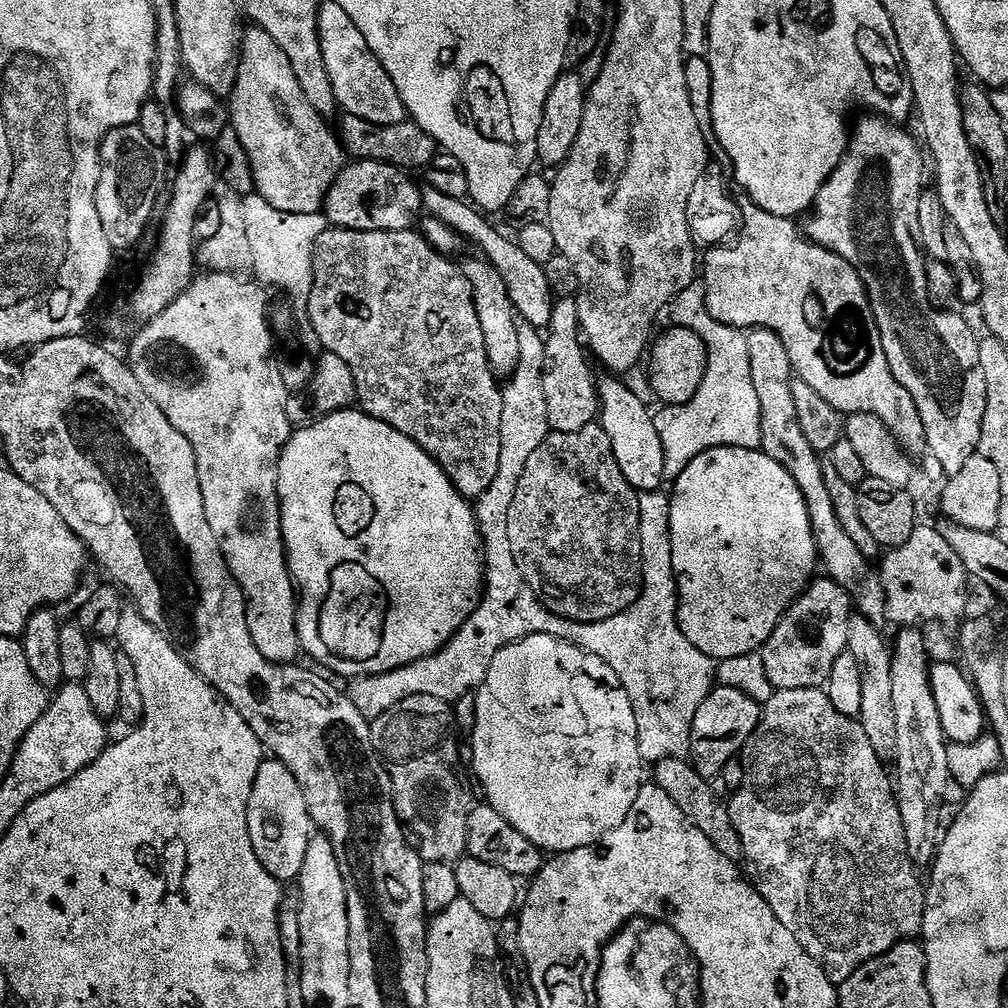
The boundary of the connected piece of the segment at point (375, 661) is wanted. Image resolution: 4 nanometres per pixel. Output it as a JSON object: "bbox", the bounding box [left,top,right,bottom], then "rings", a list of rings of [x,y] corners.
{"bbox":[276,410,484,678],"rings":[[[345,410],[335,412],[329,416],[321,416],[313,419],[313,424],[308,424],[305,428],[297,427],[288,438],[288,445],[280,450],[280,465],[276,467],[276,485],[278,486],[278,498],[280,499],[280,530],[284,535],[284,550],[288,558],[288,570],[292,574],[293,581],[298,589],[298,607],[296,609],[296,625],[300,635],[300,647],[303,655],[309,656],[312,660],[317,660],[324,668],[329,668],[333,672],[331,675],[348,676],[347,678],[359,678],[362,676],[381,676],[387,672],[398,670],[407,664],[418,662],[422,658],[432,656],[439,648],[446,647],[452,640],[452,635],[474,614],[474,610],[480,605],[480,597],[484,588],[484,566],[482,563],[482,541],[480,530],[476,527],[476,513],[473,505],[460,495],[460,491],[450,482],[450,478],[440,469],[440,463],[430,454],[426,454],[406,434],[398,434],[386,422],[378,422],[372,416],[359,410]]]}

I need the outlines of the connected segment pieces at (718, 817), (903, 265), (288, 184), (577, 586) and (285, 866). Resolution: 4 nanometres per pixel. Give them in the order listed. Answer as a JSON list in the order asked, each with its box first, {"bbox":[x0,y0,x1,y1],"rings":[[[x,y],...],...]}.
[{"bbox":[654,759,744,861],"rings":[[[687,759],[658,760],[655,761],[654,768],[656,768],[654,783],[662,790],[666,790],[666,794],[674,801],[674,806],[678,806],[678,810],[682,810],[685,818],[698,830],[702,830],[706,838],[710,838],[712,845],[727,860],[739,861],[744,854],[742,842],[738,838],[738,832],[734,830],[734,822],[730,818],[725,801],[722,802],[716,797],[713,785],[702,779]]]},{"bbox":[802,114,986,477],"rings":[[[868,114],[865,117],[865,120],[860,120],[857,124],[855,121],[848,138],[848,148],[844,153],[842,162],[834,170],[834,174],[830,174],[830,178],[824,183],[822,190],[818,190],[818,198],[803,217],[802,231],[812,243],[833,252],[848,262],[861,282],[864,283],[864,293],[868,296],[872,317],[876,323],[876,335],[882,342],[882,350],[886,354],[886,362],[890,366],[890,370],[894,374],[896,381],[907,390],[910,398],[914,398],[914,406],[918,406],[920,421],[926,430],[928,452],[935,456],[935,458],[938,458],[945,477],[949,477],[958,474],[958,470],[962,470],[962,465],[970,457],[977,455],[980,447],[982,422],[986,414],[986,382],[980,369],[980,345],[978,343],[978,336],[975,336],[968,329],[967,322],[958,313],[952,312],[953,310],[937,310],[928,302],[926,270],[924,269],[926,257],[918,239],[918,202],[920,201],[921,194],[926,190],[926,184],[924,184],[924,160],[926,164],[926,156],[922,151],[921,145],[918,143],[918,140],[918,145],[916,145],[915,138],[899,123],[885,120],[884,117],[875,114]]]},{"bbox":[230,26,346,214],"rings":[[[252,26],[249,29],[249,32],[247,29],[242,36],[240,59],[236,66],[236,85],[232,87],[230,97],[230,128],[236,132],[242,148],[248,155],[255,184],[255,195],[264,198],[270,206],[274,206],[274,210],[282,210],[286,214],[314,214],[320,212],[324,207],[325,198],[328,197],[330,186],[334,186],[338,174],[345,166],[346,153],[333,129],[332,132],[328,129],[329,121],[320,113],[315,112],[310,106],[310,102],[306,102],[306,94],[302,94],[302,86],[298,86],[298,78],[294,78],[294,66],[290,66],[290,58],[286,58],[286,54],[282,54],[282,46],[278,46],[278,42],[274,42],[274,38],[270,38],[261,28]]]},{"bbox":[506,423,642,624],"rings":[[[599,423],[582,426],[582,430],[574,430],[574,434],[552,432],[544,439],[542,446],[530,454],[530,462],[526,462],[526,470],[522,470],[522,478],[518,482],[518,490],[514,490],[514,502],[510,502],[510,514],[506,518],[506,530],[510,534],[510,551],[514,554],[514,562],[522,574],[522,578],[534,590],[540,605],[550,610],[554,615],[579,624],[593,624],[602,622],[606,618],[614,618],[614,614],[622,614],[640,597],[642,577],[640,574],[640,531],[638,530],[638,492],[632,488],[630,482],[623,477],[618,462],[614,458],[614,451],[606,431]]]},{"bbox":[248,758,314,882],"rings":[[[275,758],[262,760],[254,780],[248,806],[248,829],[254,854],[258,862],[262,862],[266,874],[281,882],[299,881],[302,862],[306,862],[306,850],[314,835],[314,825],[306,810],[306,798],[302,798],[298,778],[294,778],[294,774]]]}]

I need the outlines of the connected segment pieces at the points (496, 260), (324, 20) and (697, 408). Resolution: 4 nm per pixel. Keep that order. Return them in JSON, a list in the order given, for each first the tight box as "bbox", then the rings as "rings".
[{"bbox":[421,185,553,331],"rings":[[[423,185],[421,187],[423,198],[423,211],[431,218],[443,222],[452,229],[456,235],[465,241],[470,240],[481,250],[481,255],[498,270],[506,286],[507,296],[515,309],[519,319],[530,325],[536,331],[545,331],[549,326],[552,313],[553,294],[549,290],[543,265],[531,261],[517,241],[504,238],[487,220],[487,215],[480,212],[475,205],[465,199],[449,198],[446,194],[439,193],[433,187]]]},{"bbox":[318,2,405,126],"rings":[[[334,2],[324,3],[318,14],[318,30],[326,74],[330,74],[330,86],[334,88],[337,105],[344,108],[347,115],[357,116],[366,122],[382,126],[405,123],[404,103],[394,82],[386,74],[378,58],[368,49],[366,38],[362,38],[362,30],[354,26],[346,10],[342,10],[342,6]]]},{"bbox":[655,282,762,482],"rings":[[[700,282],[686,286],[686,290],[682,290],[673,298],[670,305],[671,312],[671,323],[675,327],[685,328],[698,334],[698,338],[706,346],[708,365],[706,366],[706,374],[702,378],[702,386],[698,386],[698,394],[694,394],[694,398],[690,398],[690,402],[664,406],[655,413],[658,437],[662,442],[662,454],[665,455],[664,479],[668,482],[677,480],[682,474],[682,470],[686,470],[686,466],[690,466],[690,462],[694,462],[694,458],[698,458],[698,454],[702,454],[706,450],[714,450],[715,448],[751,448],[756,450],[760,448],[762,442],[758,393],[754,390],[754,382],[750,378],[750,354],[746,350],[747,335],[739,328],[730,328],[718,322],[710,314],[710,310],[706,306],[704,286]]]}]

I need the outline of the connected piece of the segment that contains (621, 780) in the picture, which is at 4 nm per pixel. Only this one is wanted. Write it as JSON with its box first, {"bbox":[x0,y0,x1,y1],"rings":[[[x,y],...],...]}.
{"bbox":[470,634,646,854],"rings":[[[546,634],[528,636],[525,640],[519,640],[517,644],[501,648],[498,655],[490,662],[488,676],[475,693],[475,698],[476,721],[470,730],[473,768],[471,771],[474,773],[475,783],[478,788],[480,783],[486,803],[494,810],[498,810],[498,814],[502,814],[502,818],[506,818],[506,822],[510,822],[510,826],[514,826],[514,830],[522,834],[522,838],[530,838],[530,842],[534,842],[534,846],[538,846],[545,853],[559,854],[579,848],[589,848],[591,844],[599,844],[606,834],[610,834],[615,828],[622,826],[622,822],[626,822],[626,814],[630,814],[630,806],[634,806],[634,798],[638,798],[641,787],[645,783],[646,764],[640,759],[638,722],[634,718],[630,698],[618,674],[614,674],[614,670],[610,670],[610,666],[606,666],[602,658],[553,636]]]}

